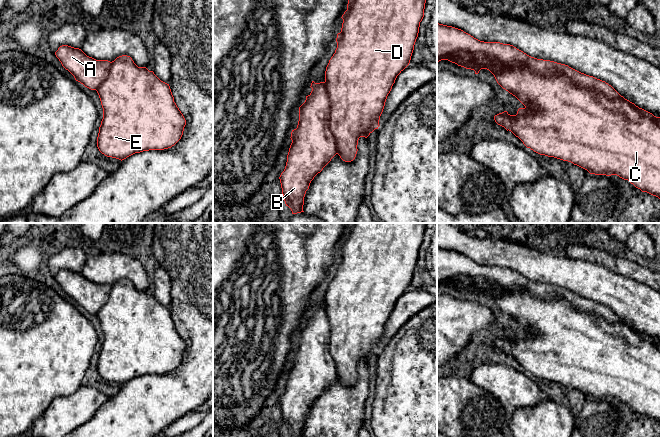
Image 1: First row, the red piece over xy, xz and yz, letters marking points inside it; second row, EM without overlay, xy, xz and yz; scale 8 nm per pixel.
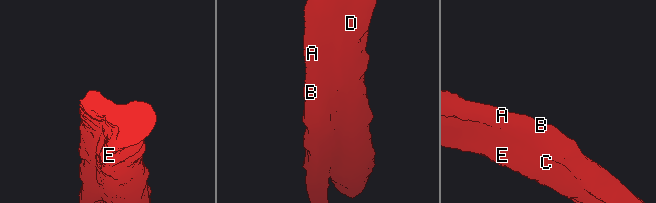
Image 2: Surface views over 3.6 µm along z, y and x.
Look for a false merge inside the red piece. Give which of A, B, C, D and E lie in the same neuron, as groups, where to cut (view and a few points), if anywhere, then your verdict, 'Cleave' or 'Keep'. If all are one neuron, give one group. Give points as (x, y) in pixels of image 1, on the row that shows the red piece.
Groups: A B C D E. No split. Keep

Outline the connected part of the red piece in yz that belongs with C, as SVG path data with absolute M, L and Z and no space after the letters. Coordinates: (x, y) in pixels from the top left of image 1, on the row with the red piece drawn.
M437 23L437 62L441 60L448 60L458 66L474 70L475 74L478 74L481 69L489 70L494 75L497 83L515 96L525 106L524 108L519 108L516 115L510 115L507 111L504 111L495 115L494 120L507 131L511 131L527 148L530 148L540 155L571 162L587 170L590 174L606 176L617 175L624 180L628 180L642 192L647 192L661 199L661 117L656 117L652 113L639 108L634 103L621 96L605 81L581 73L565 64L531 57L513 45L500 42L480 41L461 29Z

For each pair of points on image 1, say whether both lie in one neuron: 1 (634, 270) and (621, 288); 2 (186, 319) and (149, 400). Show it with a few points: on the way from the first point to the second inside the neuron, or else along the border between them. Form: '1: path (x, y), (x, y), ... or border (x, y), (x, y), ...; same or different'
1: border (607, 267), (616, 273), (650, 287); different
2: path (195, 341), (195, 361), (171, 385); same

